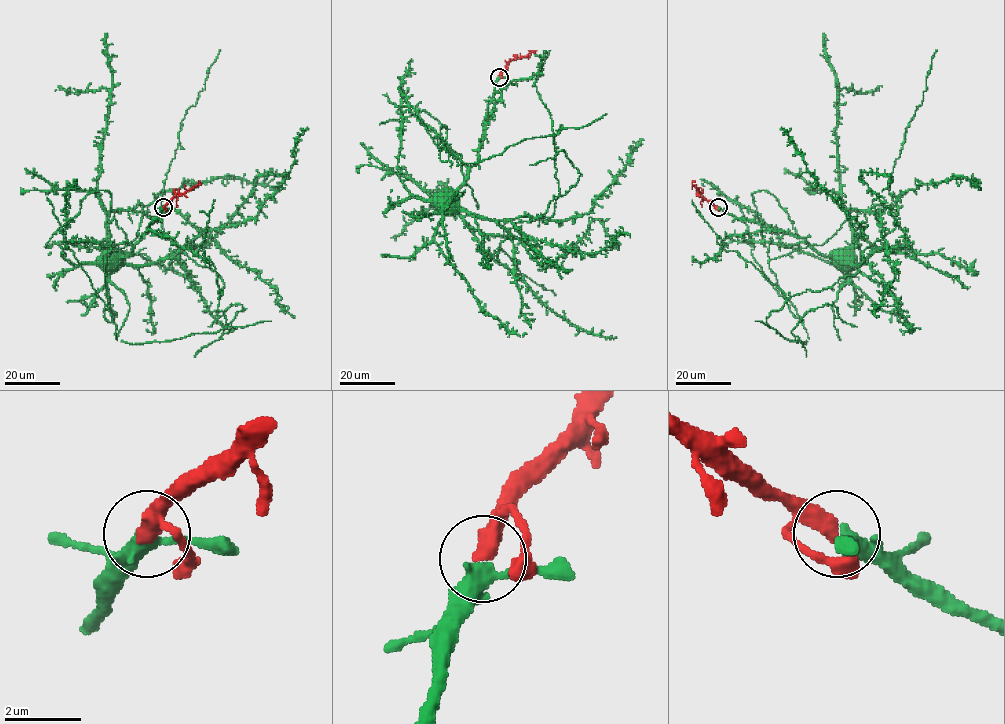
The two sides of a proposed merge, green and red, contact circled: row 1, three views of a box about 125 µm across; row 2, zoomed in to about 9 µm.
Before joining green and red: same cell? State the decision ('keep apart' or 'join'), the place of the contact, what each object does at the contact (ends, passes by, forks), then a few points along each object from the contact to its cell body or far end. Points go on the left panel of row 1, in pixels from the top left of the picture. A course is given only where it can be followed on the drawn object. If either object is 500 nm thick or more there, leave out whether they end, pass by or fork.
join; place (163, 207); green passes by; red ends; course green (163, 208), (133, 250), (110, 267); course red (163, 208), (200, 180)

